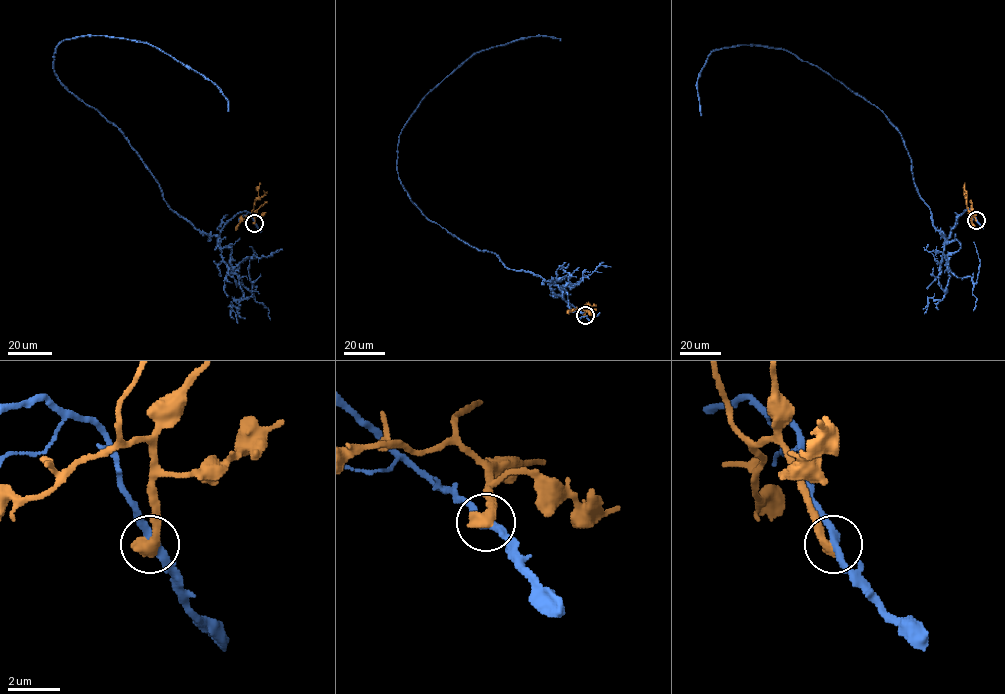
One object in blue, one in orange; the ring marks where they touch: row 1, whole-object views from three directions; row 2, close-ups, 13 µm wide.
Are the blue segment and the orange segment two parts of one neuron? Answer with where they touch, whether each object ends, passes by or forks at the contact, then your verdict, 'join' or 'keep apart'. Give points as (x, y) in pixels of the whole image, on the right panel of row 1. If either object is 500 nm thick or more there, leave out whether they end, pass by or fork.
(976, 220) | keep apart

